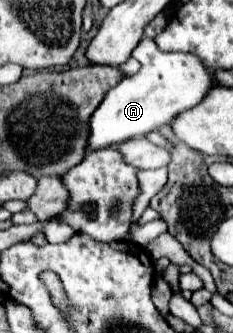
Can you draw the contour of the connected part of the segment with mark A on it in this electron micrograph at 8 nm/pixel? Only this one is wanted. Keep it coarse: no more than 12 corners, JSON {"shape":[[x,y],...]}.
{"shape":[[133,50],[91,116],[91,150],[145,136],[217,86],[195,54]]}

